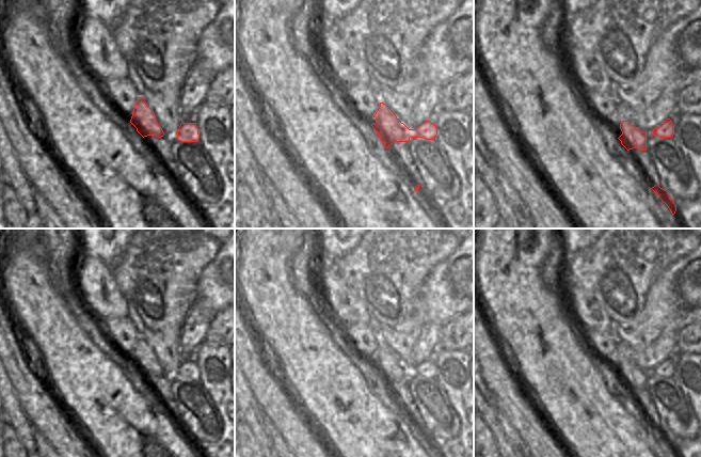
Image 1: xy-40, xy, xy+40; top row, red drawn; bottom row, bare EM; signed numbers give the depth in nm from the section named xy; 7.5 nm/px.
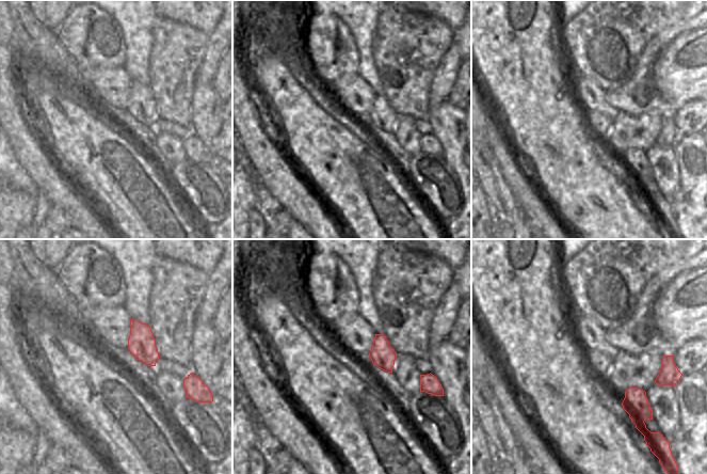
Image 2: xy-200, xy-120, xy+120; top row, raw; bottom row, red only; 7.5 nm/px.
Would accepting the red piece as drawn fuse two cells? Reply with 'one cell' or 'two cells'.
two cells

